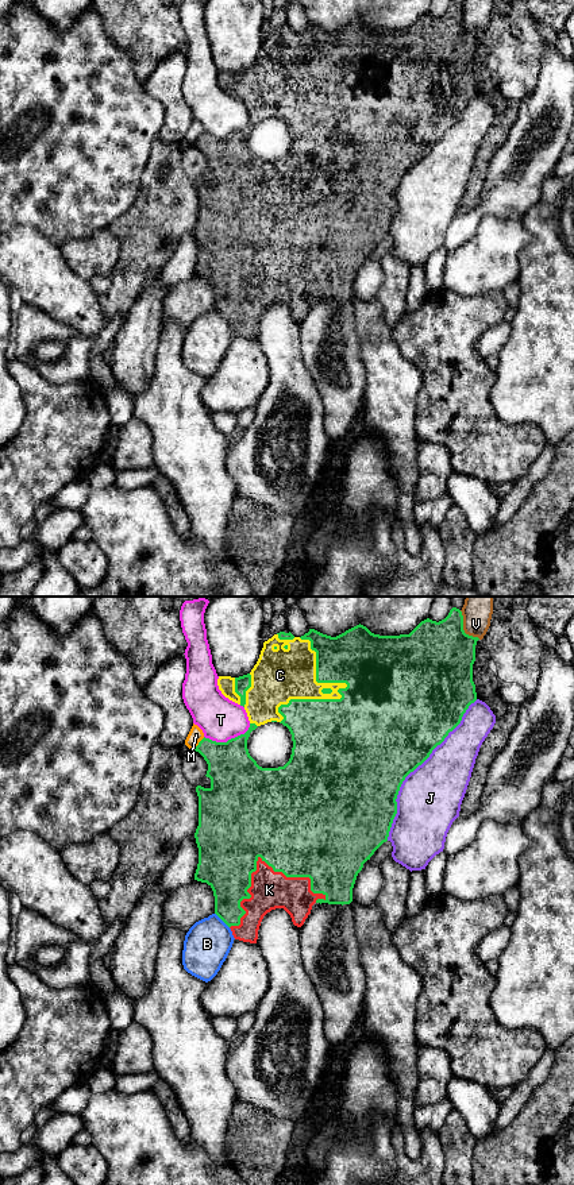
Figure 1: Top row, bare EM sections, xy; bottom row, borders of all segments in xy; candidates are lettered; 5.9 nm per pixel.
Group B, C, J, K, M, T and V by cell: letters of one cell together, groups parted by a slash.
B / C K / J / M / T / V

